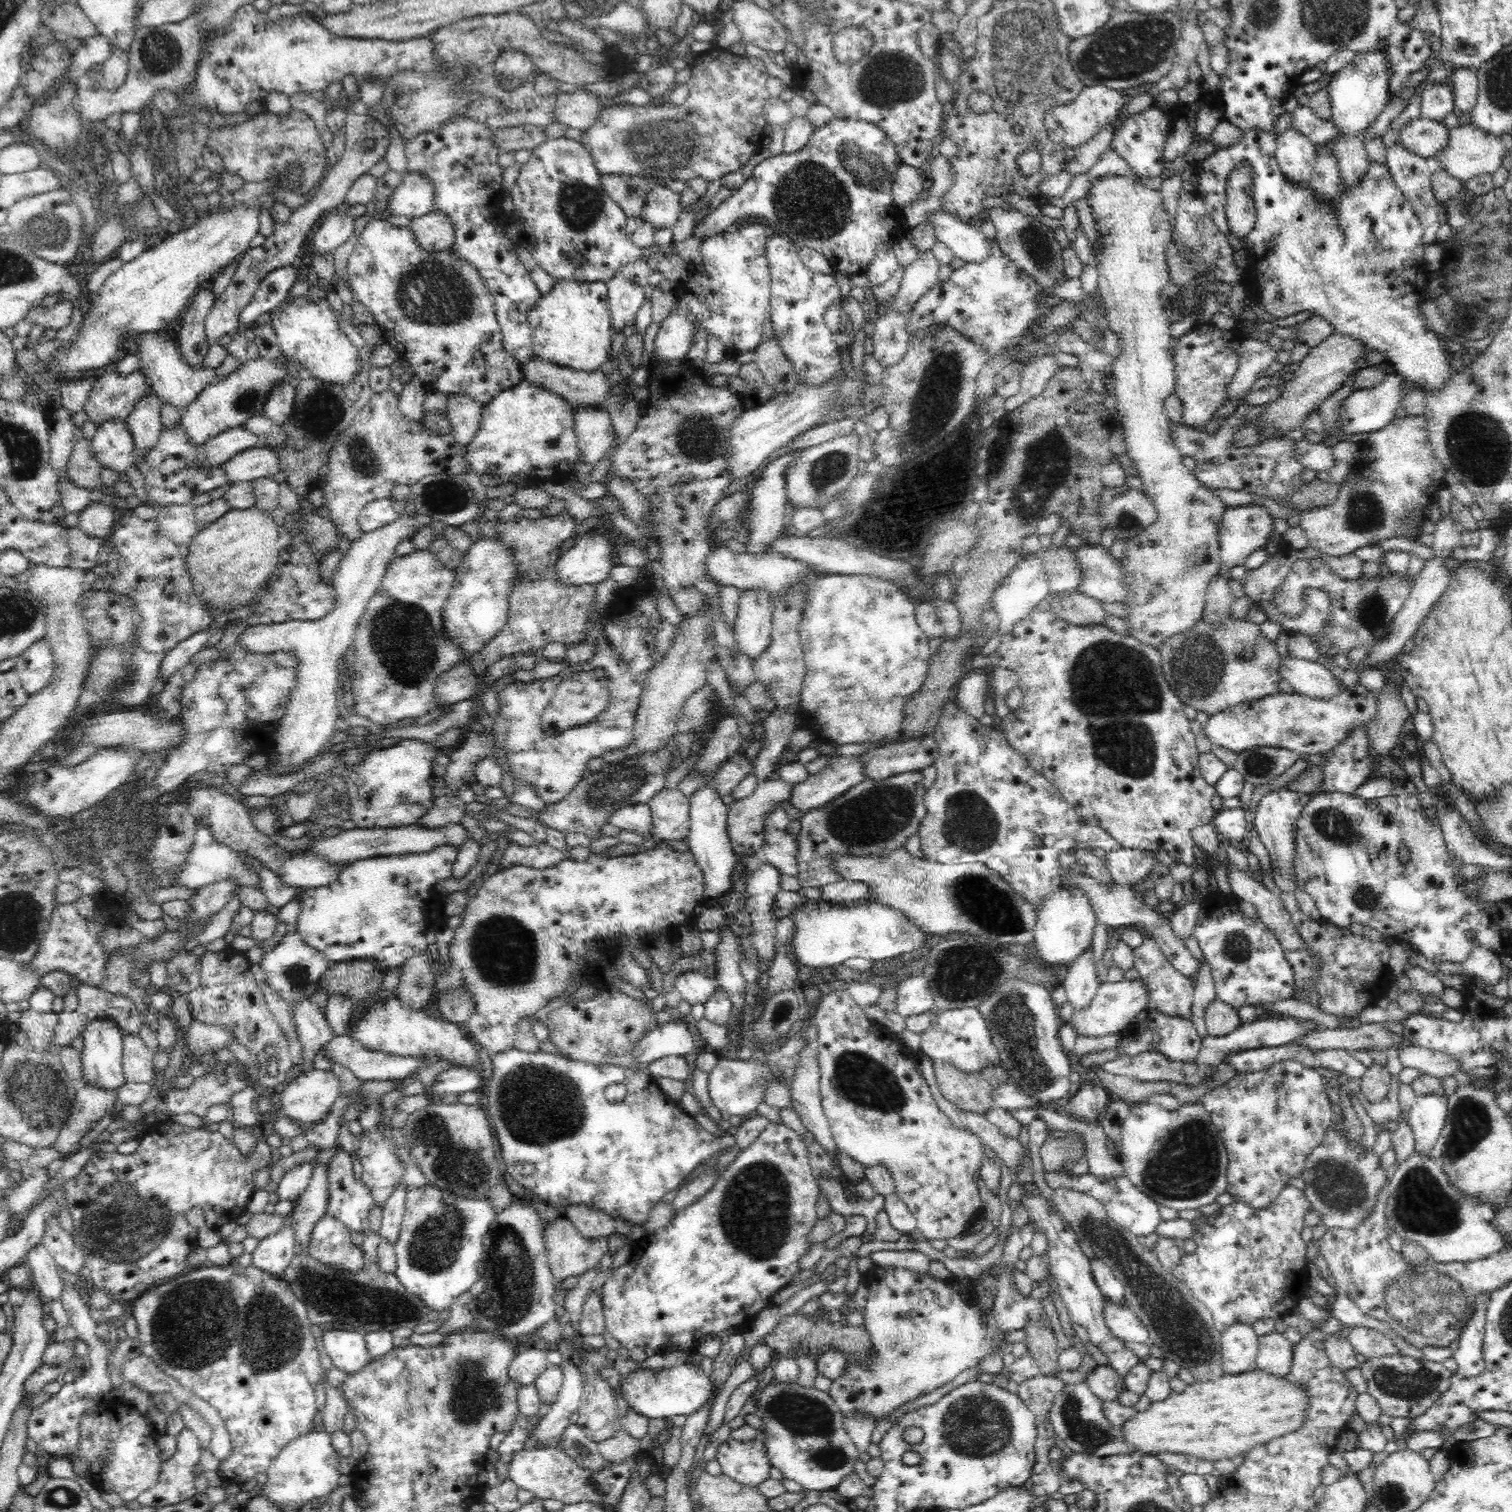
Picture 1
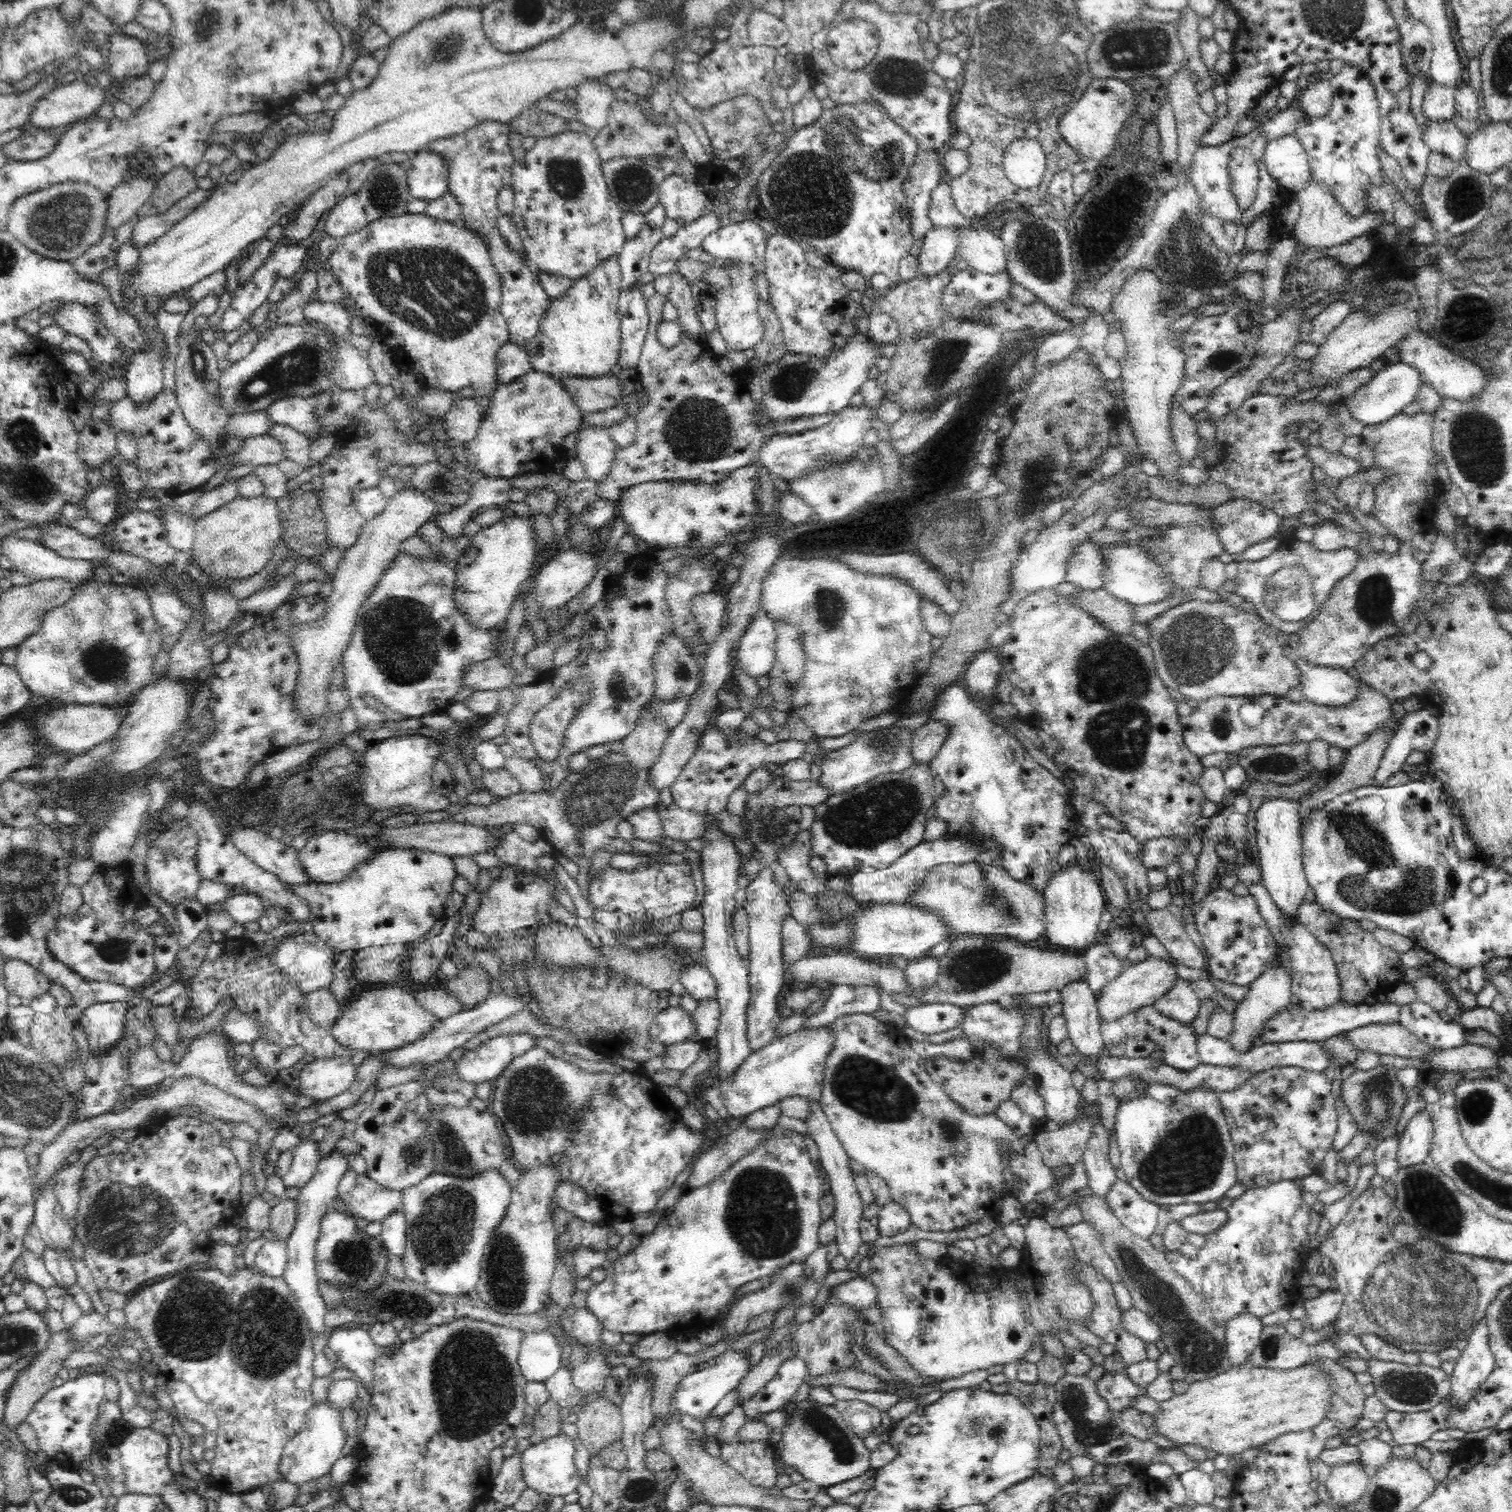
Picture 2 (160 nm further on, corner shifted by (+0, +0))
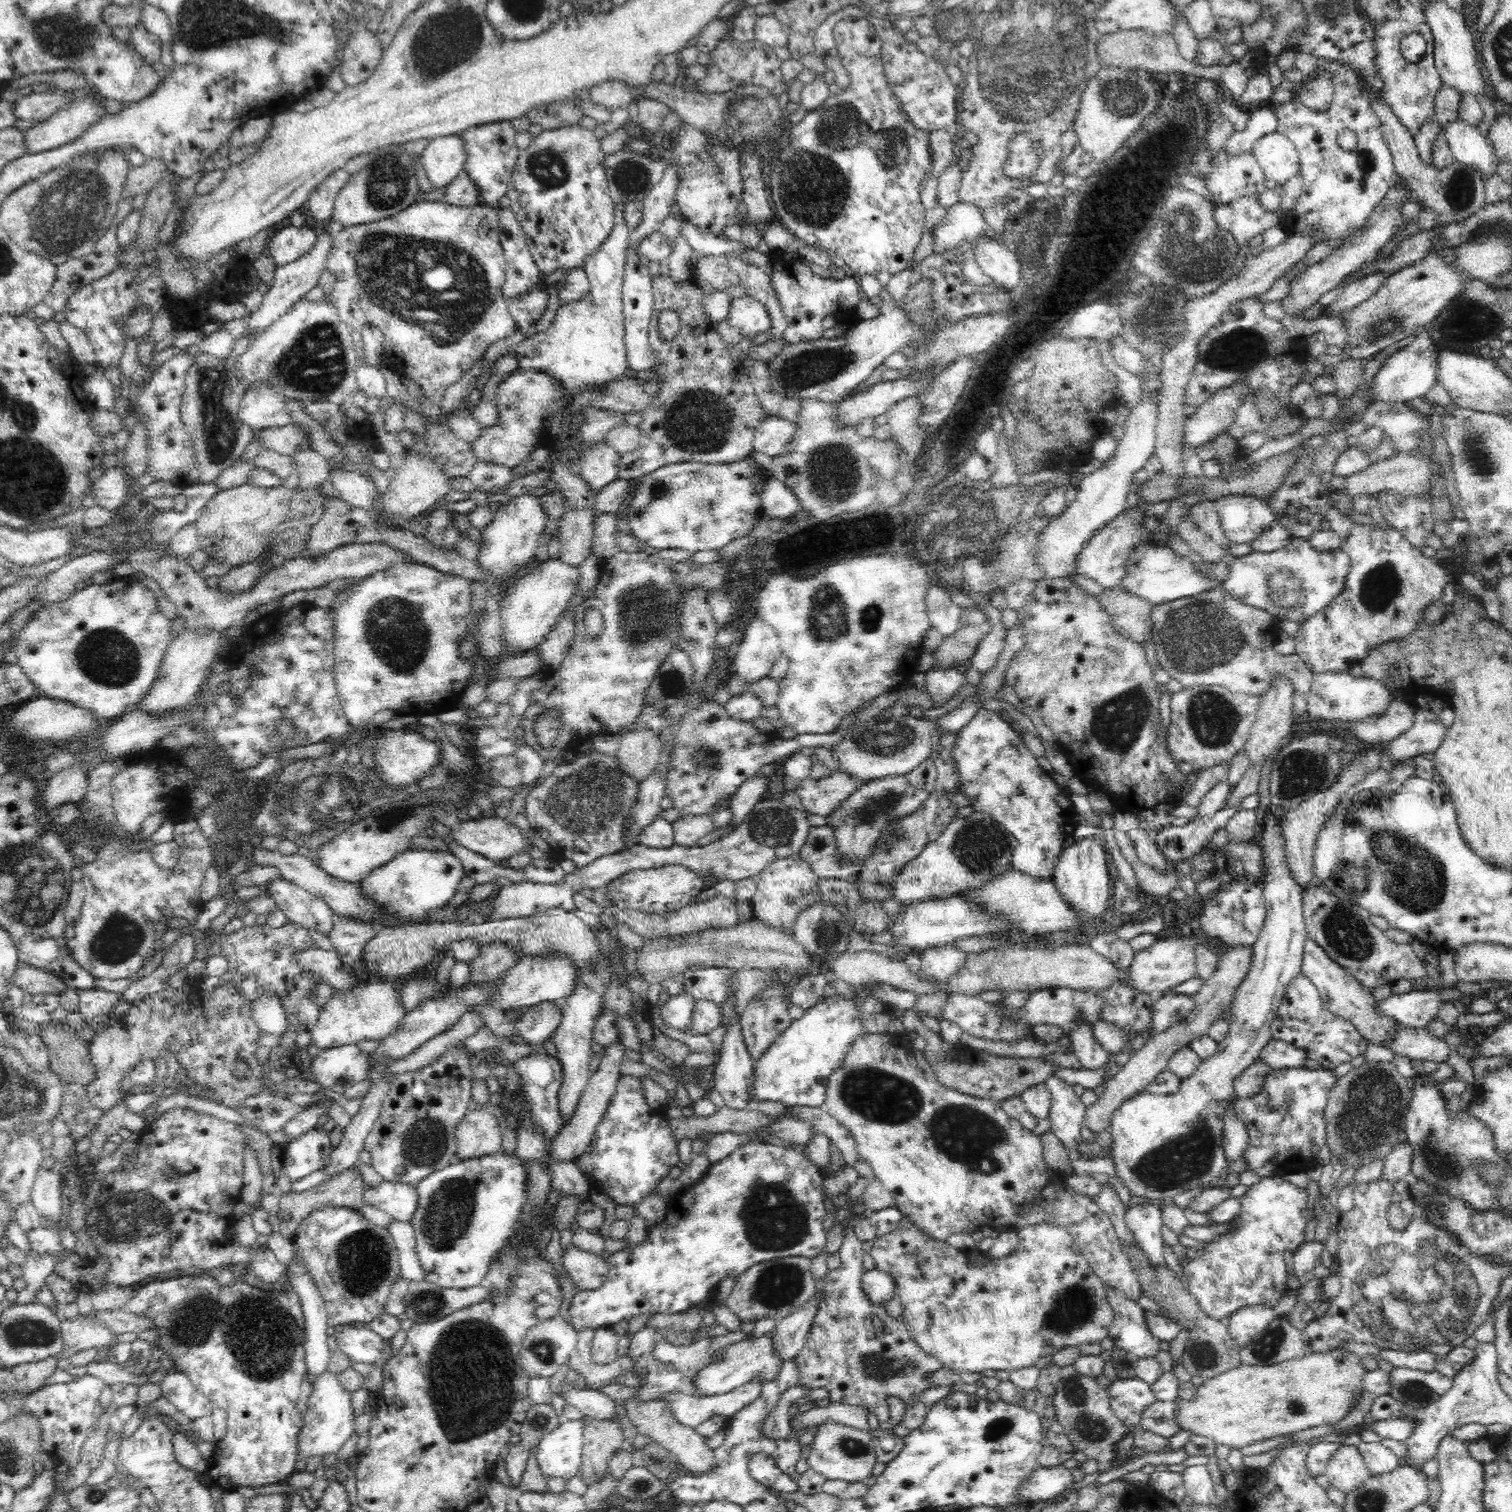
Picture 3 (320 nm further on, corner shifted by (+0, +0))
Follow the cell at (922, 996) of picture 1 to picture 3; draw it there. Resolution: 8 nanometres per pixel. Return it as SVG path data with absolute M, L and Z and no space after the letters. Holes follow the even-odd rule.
M953 943L923 950L920 952L920 973L940 981L949 980L964 968L968 953L954 946Z

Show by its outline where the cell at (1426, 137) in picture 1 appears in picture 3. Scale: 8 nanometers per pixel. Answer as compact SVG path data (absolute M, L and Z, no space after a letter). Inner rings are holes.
M1458 120L1446 124L1441 130L1456 161L1477 168L1483 174L1484 181L1494 174L1500 159L1477 126Z

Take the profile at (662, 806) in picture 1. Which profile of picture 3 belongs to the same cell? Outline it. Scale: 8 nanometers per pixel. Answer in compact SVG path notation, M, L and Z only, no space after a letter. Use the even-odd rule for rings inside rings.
M686 815L671 822L674 829L675 845L685 848L698 847L700 838L714 832L716 826L712 815Z

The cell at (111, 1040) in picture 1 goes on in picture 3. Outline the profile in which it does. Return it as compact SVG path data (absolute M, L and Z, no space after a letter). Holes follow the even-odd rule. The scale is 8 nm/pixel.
M98 987L91 989L76 990L76 993L79 997L79 1010L86 1024L90 1025L96 1034L109 1025L109 1012L122 1000L122 996L118 992L106 992Z

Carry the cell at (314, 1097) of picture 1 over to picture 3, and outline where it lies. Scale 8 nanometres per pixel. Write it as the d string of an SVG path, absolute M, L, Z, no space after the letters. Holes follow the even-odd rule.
M345 1044L318 1052L312 1059L310 1071L314 1075L314 1081L320 1083L322 1088L342 1094L348 1087L367 1078L368 1060L369 1055L363 1053L357 1044Z

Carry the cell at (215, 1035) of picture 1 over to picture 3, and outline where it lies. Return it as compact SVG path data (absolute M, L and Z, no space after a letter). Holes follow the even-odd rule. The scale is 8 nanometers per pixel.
M259 994L250 1010L262 1034L281 1036L288 1029L288 1015L282 1000L273 994Z

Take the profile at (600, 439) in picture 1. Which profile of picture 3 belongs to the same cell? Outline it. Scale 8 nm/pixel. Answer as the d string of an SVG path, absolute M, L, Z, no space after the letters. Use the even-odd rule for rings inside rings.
M605 441L588 444L576 461L580 466L579 477L583 478L594 493L618 478L621 454Z

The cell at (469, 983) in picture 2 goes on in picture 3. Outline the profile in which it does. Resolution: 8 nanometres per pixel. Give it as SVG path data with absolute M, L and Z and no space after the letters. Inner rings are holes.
M502 941L481 945L480 952L470 963L470 984L492 984L520 959L514 949Z

